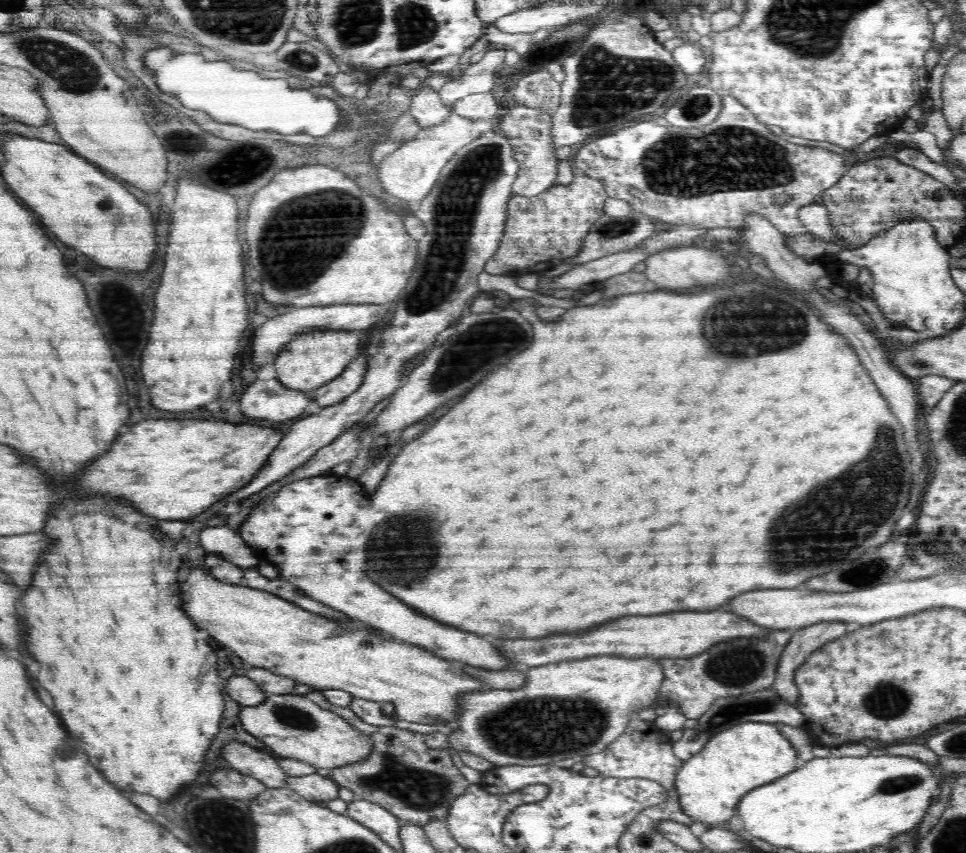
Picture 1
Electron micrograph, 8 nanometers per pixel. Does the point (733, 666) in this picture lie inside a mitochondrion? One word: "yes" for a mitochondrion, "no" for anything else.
yes

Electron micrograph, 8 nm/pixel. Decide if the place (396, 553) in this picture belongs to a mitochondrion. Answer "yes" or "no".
yes

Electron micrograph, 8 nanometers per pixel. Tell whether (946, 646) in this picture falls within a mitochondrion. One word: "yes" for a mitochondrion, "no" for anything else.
no

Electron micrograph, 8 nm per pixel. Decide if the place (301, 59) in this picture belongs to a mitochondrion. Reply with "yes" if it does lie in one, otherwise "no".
yes

